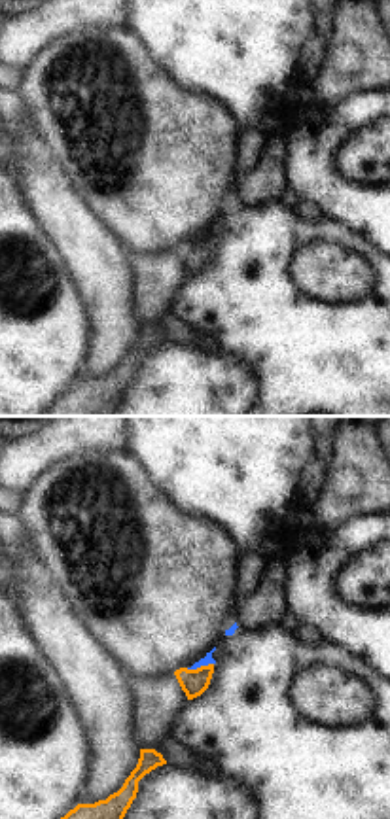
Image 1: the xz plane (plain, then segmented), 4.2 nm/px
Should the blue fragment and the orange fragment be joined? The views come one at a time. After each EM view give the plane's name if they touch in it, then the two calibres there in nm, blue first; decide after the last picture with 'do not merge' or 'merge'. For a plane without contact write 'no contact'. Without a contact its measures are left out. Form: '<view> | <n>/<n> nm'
xz | 40/110 nm

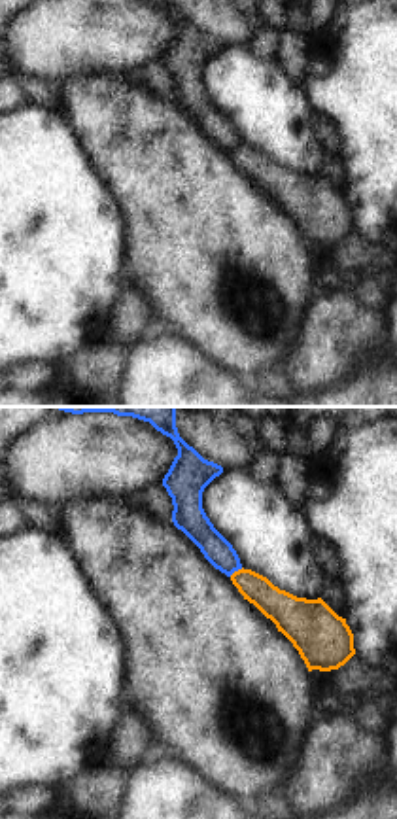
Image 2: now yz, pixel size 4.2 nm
yz | 120/140 nm

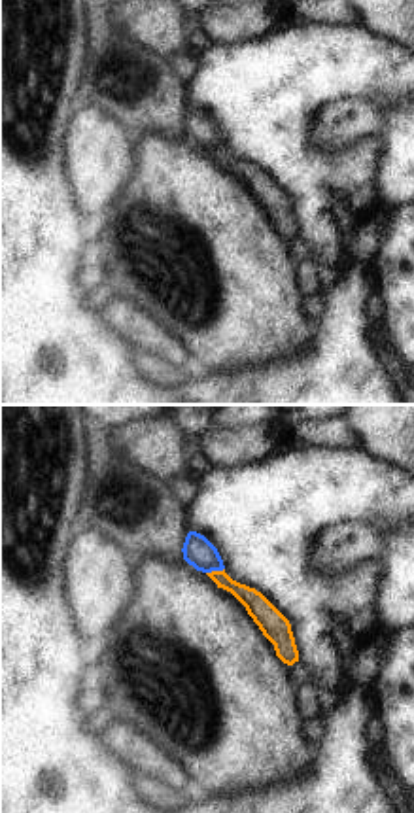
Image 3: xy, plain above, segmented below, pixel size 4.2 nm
xy | 130/100 nm

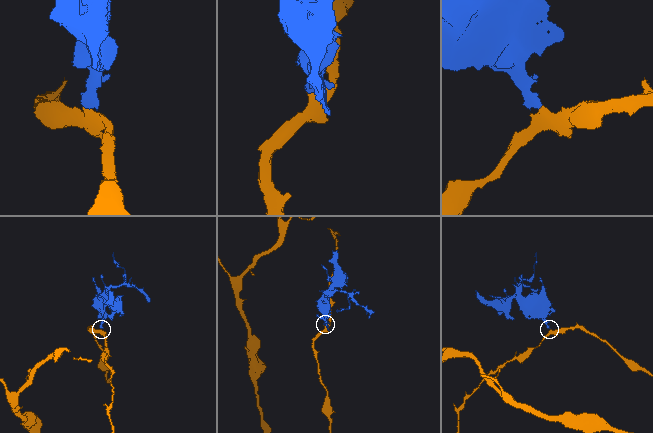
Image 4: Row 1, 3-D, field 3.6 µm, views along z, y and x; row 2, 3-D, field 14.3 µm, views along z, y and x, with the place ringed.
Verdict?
do not merge

